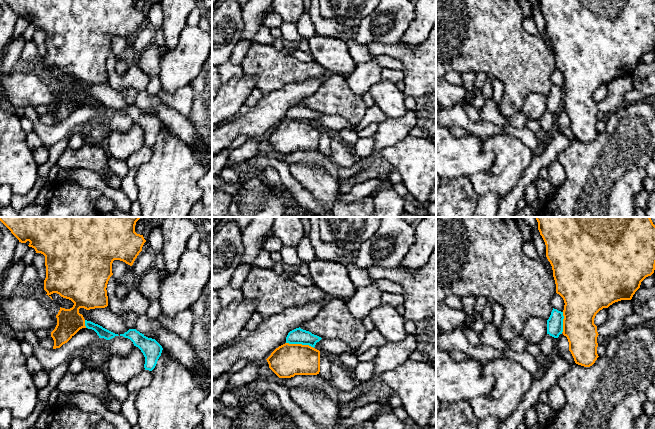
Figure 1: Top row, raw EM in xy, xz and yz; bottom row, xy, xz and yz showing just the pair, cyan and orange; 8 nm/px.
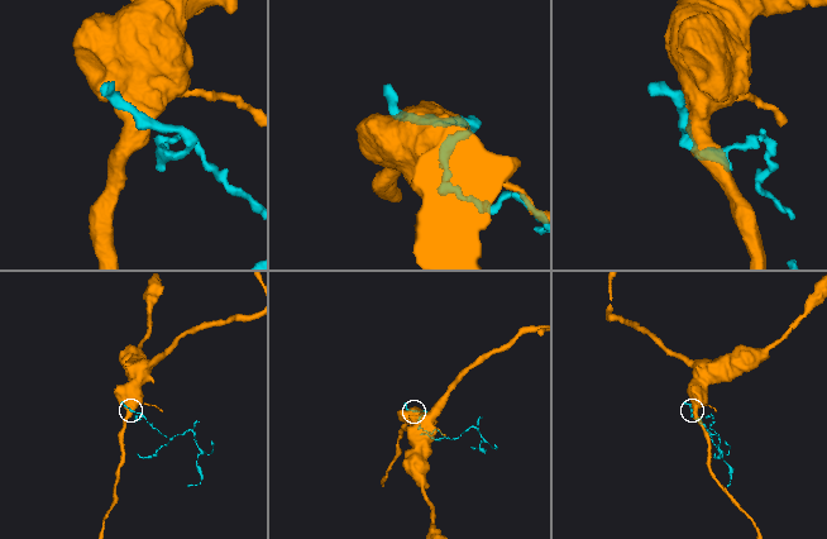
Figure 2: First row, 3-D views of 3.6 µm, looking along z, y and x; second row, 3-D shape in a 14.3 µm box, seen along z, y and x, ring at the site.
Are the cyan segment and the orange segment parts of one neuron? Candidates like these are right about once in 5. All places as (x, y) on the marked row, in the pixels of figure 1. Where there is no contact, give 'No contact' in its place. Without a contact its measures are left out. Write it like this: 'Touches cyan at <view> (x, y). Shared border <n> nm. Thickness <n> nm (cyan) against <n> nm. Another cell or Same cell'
Touches cyan at xz (300, 343). Shared border 220 nm. Thickness 130 nm (cyan) against 260 nm. Another cell

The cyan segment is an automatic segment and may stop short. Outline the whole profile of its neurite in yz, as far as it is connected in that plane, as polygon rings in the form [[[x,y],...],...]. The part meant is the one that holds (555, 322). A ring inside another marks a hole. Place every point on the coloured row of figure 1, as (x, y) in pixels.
[[[553,308],[551,315],[547,320],[547,334],[554,338],[558,338],[563,332],[563,319],[563,312]]]

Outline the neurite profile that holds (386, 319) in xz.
[[[380,304],[372,309],[368,316],[388,342],[399,343],[407,337],[408,333],[404,327],[405,320],[396,308]]]

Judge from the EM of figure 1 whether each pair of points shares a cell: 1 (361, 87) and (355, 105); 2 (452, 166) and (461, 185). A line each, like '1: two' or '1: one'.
1: two
2: two

